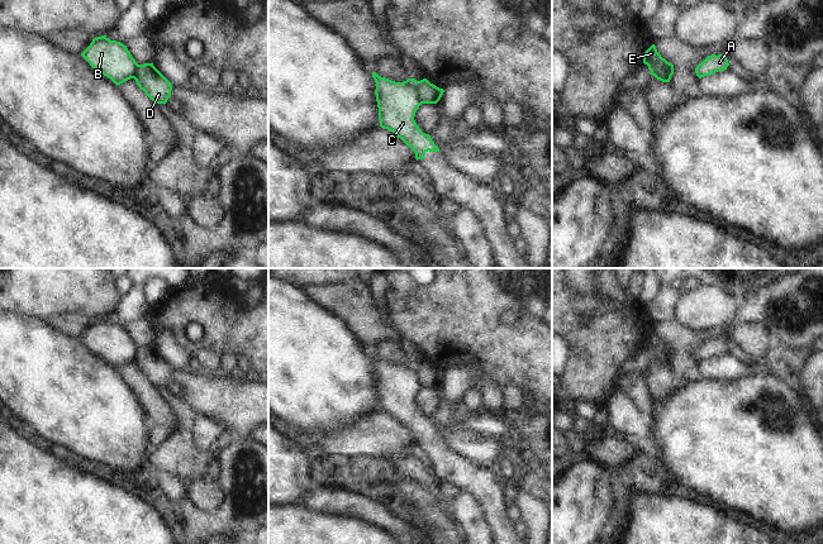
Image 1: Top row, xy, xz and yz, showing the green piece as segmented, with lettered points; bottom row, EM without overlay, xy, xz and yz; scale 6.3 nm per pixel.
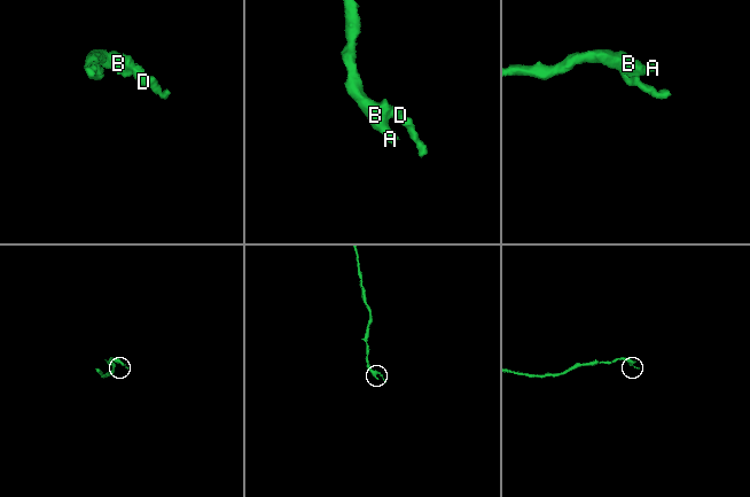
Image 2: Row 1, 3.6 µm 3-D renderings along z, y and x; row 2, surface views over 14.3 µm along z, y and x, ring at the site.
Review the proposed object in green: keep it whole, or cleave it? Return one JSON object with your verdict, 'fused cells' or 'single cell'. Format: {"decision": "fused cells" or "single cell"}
{"decision": "fused cells"}

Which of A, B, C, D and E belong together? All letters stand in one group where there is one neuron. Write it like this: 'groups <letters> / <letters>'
groups A B C E / D

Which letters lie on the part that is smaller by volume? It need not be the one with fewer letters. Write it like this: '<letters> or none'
D

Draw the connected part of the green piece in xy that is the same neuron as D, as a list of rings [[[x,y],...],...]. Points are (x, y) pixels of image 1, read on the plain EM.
[[[153,347],[138,348],[134,353],[134,363],[154,387],[166,387],[171,380],[171,366]]]

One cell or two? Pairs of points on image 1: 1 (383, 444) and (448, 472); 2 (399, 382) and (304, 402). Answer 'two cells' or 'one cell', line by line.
1: two cells
2: two cells

